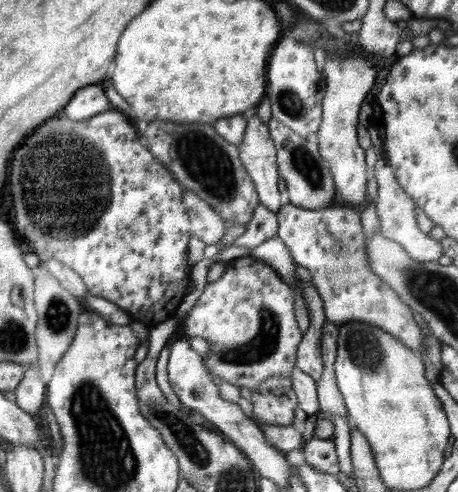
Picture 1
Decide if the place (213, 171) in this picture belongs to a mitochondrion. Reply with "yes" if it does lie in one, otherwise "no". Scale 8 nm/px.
yes

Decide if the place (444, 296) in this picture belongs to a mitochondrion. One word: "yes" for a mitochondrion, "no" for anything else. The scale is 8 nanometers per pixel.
yes

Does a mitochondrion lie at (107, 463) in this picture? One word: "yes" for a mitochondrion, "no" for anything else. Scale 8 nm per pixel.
yes

